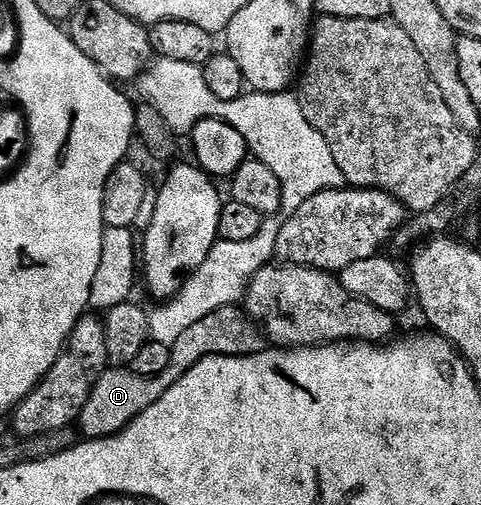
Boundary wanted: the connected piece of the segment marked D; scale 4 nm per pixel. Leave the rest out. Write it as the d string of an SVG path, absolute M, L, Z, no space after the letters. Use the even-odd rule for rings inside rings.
M237 306L216 309L216 313L208 313L196 325L184 329L180 337L170 347L170 360L168 369L156 377L140 377L129 369L107 369L96 381L84 409L78 415L77 426L81 434L87 440L107 439L113 435L119 435L125 427L132 422L148 405L156 405L188 369L192 369L202 359L213 355L227 355L228 357L240 357L241 355L256 355L263 350L264 339L260 334L260 328L245 310Z

